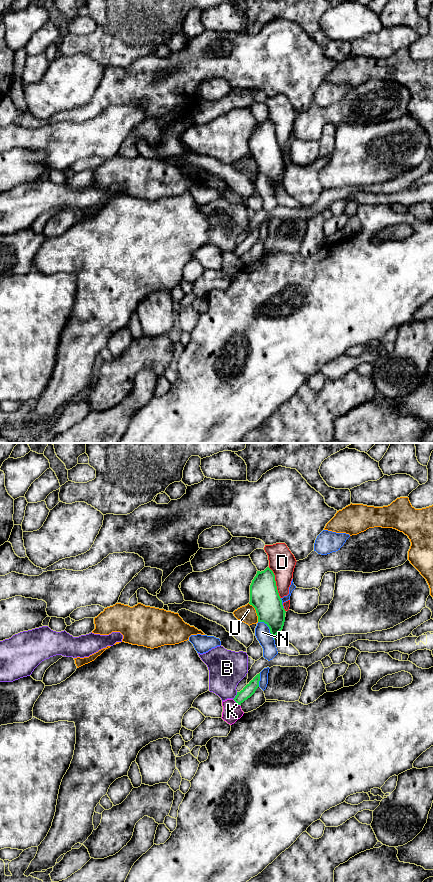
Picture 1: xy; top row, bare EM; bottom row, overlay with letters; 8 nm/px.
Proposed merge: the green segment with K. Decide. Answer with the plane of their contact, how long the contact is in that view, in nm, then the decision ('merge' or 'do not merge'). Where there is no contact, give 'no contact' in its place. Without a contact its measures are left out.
contact in xy; length 80 nm; do not merge

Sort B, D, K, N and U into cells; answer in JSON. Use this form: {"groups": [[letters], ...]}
{"groups": [["B"], ["D"], ["K"], ["N"], ["U"]]}

